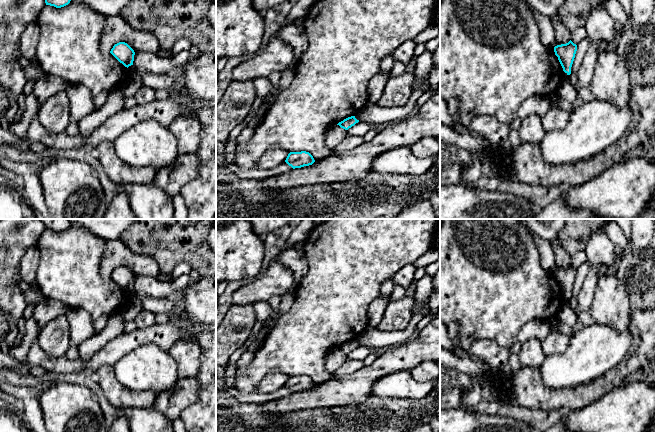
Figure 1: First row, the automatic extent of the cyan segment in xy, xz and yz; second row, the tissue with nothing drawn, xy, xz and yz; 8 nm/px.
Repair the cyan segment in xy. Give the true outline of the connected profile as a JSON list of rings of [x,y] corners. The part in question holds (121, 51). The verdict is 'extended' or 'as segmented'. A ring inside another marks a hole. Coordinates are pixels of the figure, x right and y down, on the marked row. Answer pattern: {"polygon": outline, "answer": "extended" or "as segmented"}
{"polygon": [[[119,42],[113,46],[110,53],[125,67],[129,69],[127,82],[120,88],[123,97],[126,99],[133,98],[136,92],[143,85],[141,76],[135,71],[134,50],[125,42]]], "answer": "extended"}

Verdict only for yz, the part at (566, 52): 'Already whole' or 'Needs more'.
Needs more

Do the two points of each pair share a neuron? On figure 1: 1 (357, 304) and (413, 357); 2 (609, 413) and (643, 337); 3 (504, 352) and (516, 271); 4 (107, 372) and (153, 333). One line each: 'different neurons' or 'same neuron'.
1: different neurons
2: different neurons
3: different neurons
4: different neurons

